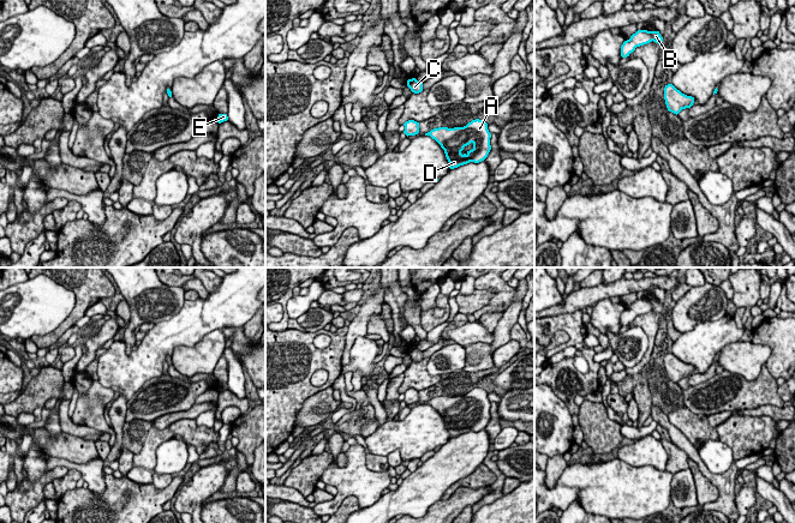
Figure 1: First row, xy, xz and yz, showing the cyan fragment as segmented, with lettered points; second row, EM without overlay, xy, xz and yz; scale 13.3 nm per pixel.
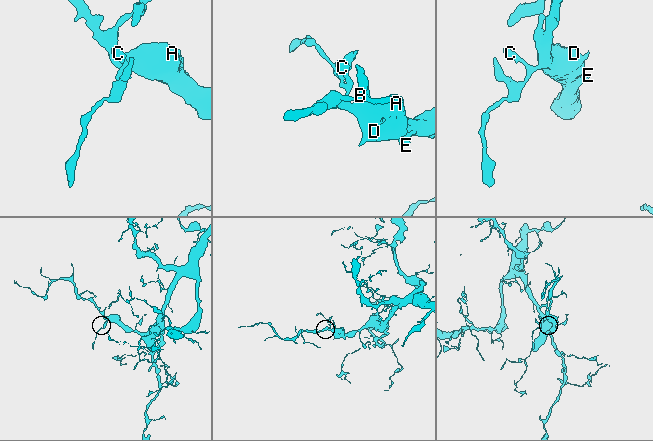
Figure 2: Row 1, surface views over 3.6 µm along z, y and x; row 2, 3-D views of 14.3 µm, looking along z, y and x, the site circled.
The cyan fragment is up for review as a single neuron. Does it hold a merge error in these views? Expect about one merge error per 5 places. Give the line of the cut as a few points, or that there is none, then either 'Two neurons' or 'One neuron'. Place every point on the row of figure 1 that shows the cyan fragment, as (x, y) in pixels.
No split. One neuron

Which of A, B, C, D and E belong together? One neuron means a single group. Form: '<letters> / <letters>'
A B C D E

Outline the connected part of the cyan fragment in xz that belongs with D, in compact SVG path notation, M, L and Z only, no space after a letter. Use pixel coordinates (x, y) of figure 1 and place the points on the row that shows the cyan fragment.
M476 119L464 127L438 127L425 133L435 139L444 150L449 168L454 169L470 162L484 161L490 150L491 133L488 124Z

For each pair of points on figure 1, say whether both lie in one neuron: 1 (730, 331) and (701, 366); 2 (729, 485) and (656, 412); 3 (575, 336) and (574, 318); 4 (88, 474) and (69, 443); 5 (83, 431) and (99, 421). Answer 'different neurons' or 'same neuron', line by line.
1: same neuron
2: same neuron
3: same neuron
4: different neurons
5: different neurons

